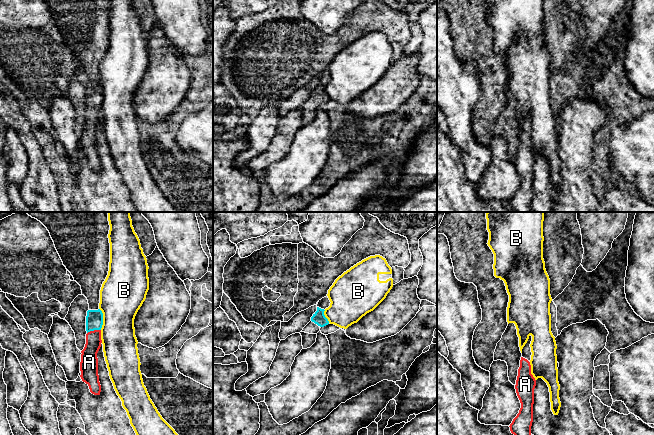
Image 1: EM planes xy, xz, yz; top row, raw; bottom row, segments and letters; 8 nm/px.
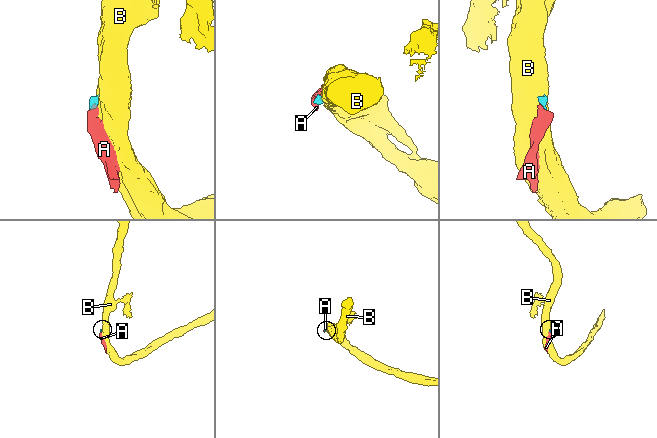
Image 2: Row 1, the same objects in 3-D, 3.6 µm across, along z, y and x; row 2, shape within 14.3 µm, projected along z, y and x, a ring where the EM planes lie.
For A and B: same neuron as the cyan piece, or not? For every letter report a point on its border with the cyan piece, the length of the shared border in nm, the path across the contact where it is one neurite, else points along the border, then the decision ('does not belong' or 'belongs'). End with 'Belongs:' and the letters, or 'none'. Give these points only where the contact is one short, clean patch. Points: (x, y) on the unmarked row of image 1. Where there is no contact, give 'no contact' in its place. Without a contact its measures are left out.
A: contact xy (93, 106); length 120 nm; belongs
B: contact xy (102, 95); length 180 nm; border xy (99, 84), (102, 89), (101, 105); does not belong
Belongs: A

